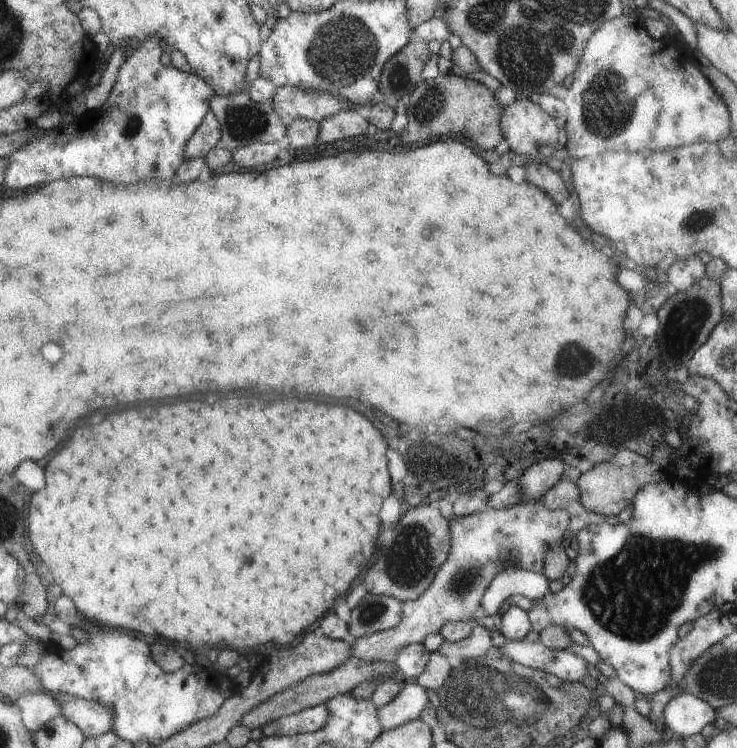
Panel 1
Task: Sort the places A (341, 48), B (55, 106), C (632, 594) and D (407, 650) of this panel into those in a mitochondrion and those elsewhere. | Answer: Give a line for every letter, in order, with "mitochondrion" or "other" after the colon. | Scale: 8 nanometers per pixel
A: mitochondrion
B: other
C: mitochondrion
D: other

